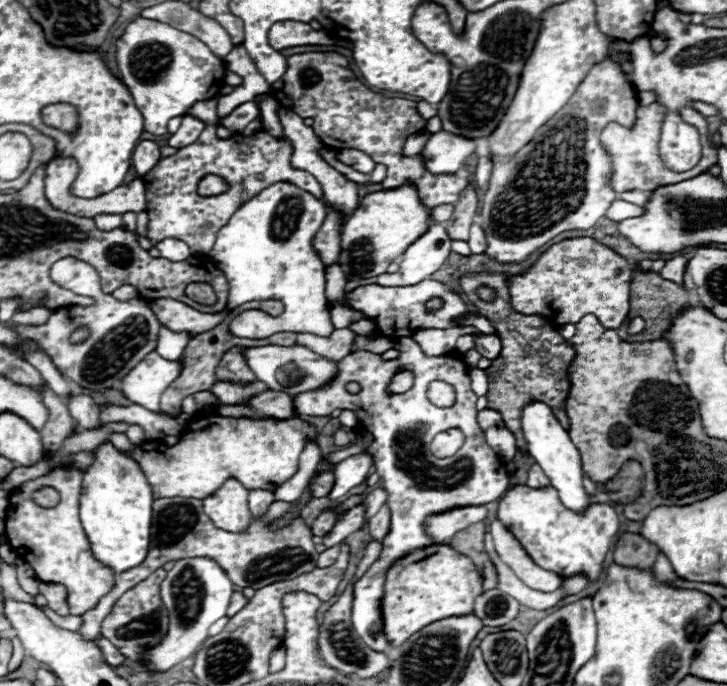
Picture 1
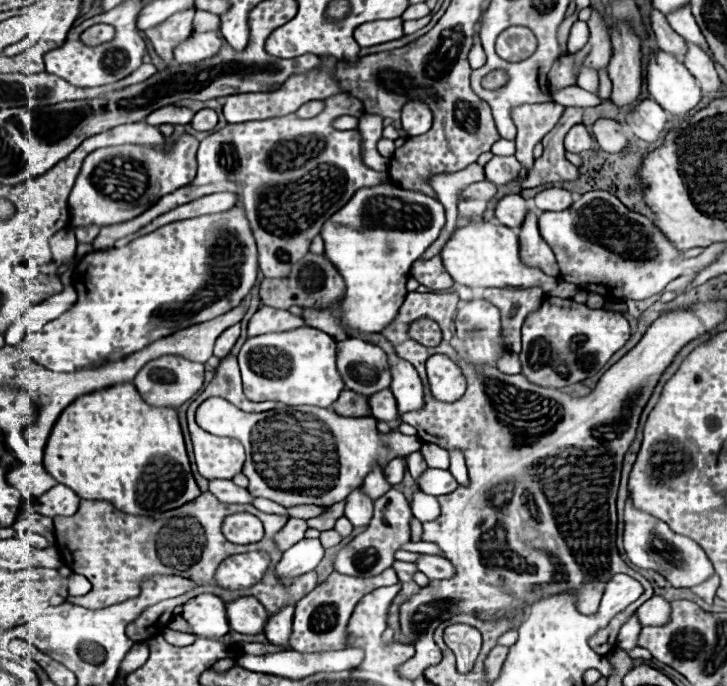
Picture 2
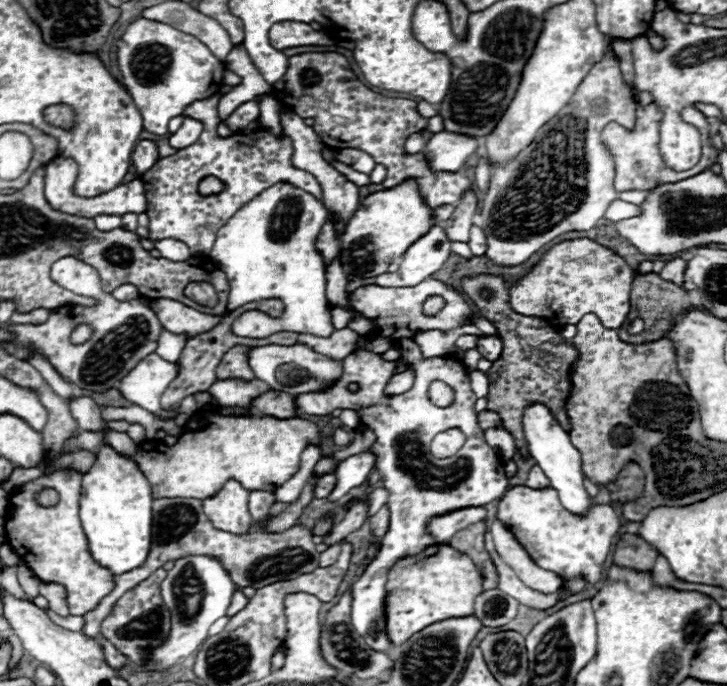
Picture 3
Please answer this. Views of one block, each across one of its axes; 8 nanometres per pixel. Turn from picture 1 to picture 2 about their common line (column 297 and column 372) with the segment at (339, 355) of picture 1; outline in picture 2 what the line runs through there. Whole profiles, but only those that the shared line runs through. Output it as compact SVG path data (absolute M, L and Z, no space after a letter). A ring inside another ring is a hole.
M374 334L372 342L380 348L384 348L388 358L390 358L390 370L392 370L390 390L396 396L398 410L400 412L422 410L422 406L424 406L424 388L422 388L422 380L420 380L418 372L414 370L414 366L410 362L398 358L394 354L390 342L386 342L386 338L382 334Z

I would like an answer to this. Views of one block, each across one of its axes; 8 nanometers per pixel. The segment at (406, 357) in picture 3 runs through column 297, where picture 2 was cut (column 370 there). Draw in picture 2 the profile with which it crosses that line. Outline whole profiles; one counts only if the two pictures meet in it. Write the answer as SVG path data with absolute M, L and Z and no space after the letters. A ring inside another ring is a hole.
M380 390L378 394L372 394L370 396L370 410L372 410L372 416L376 420L392 422L392 420L400 418L396 400L394 400L394 396L392 396L390 390Z

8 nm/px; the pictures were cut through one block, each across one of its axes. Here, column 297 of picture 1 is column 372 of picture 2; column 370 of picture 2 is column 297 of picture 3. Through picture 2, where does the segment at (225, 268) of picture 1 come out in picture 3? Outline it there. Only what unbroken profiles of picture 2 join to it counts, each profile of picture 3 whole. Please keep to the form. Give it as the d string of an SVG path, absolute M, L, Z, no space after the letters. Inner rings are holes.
M278 182L260 192L248 204L244 204L242 210L238 210L230 218L230 222L222 226L222 230L218 230L218 238L214 242L214 248L210 250L210 258L214 260L216 268L226 274L230 284L228 310L234 310L246 302L276 298L284 304L284 330L298 334L314 334L322 338L330 336L334 332L334 326L326 300L326 266L314 248L314 240L320 232L320 220L324 214L326 210L320 200L288 182Z

